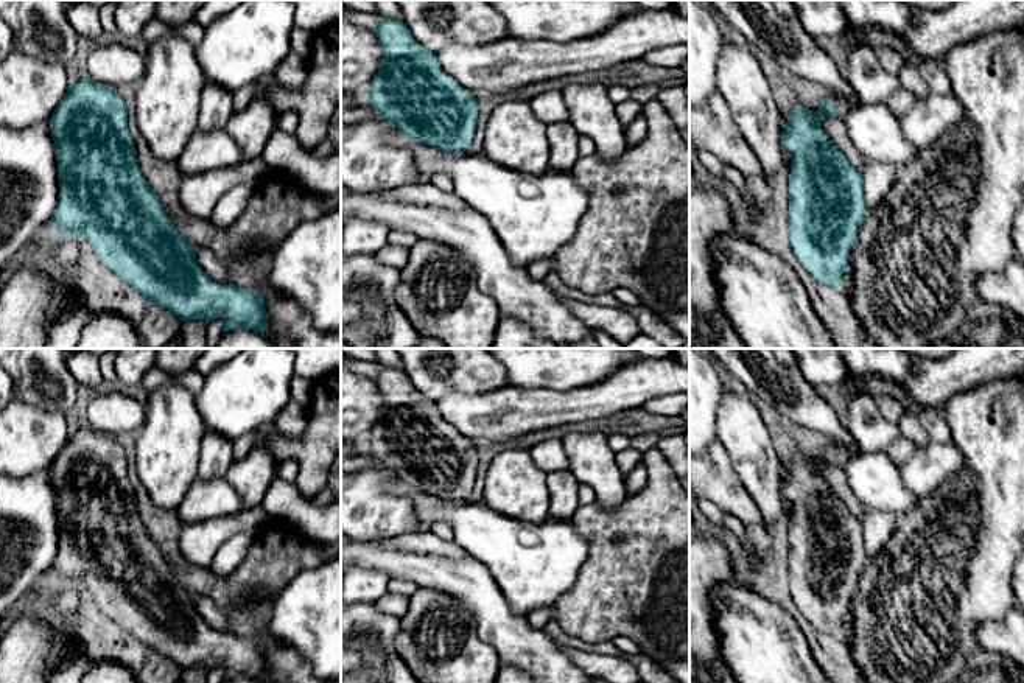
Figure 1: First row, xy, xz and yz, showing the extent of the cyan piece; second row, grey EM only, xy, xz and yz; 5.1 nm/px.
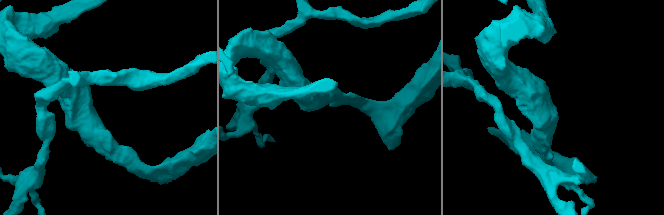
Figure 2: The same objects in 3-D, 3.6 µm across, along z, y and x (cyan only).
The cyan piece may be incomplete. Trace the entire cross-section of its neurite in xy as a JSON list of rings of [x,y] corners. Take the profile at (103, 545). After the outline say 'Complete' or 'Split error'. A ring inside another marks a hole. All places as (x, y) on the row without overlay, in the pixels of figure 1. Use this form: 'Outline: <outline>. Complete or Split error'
Outline: [[[87,425],[72,431],[48,473],[59,523],[51,573],[62,583],[87,588],[106,616],[142,641],[148,652],[170,658],[182,671],[202,667],[209,674],[223,666],[223,680],[244,675],[265,683],[268,661],[258,639],[212,629],[146,532],[128,478],[128,456],[117,437]]]. Complete

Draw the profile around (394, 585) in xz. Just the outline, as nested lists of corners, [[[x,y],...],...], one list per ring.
[[[389,579],[388,582],[388,593],[412,596],[419,590],[419,585],[409,580],[402,579]]]

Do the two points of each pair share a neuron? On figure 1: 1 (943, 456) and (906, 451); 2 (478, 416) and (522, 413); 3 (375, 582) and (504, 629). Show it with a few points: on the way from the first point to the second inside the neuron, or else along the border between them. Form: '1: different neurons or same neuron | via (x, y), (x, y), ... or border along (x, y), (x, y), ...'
1: different neurons | border along (918, 448), (900, 465)
2: same neuron | via (489, 416), (511, 413)
3: different neurons | border along (357, 565), (382, 570), (389, 577)

